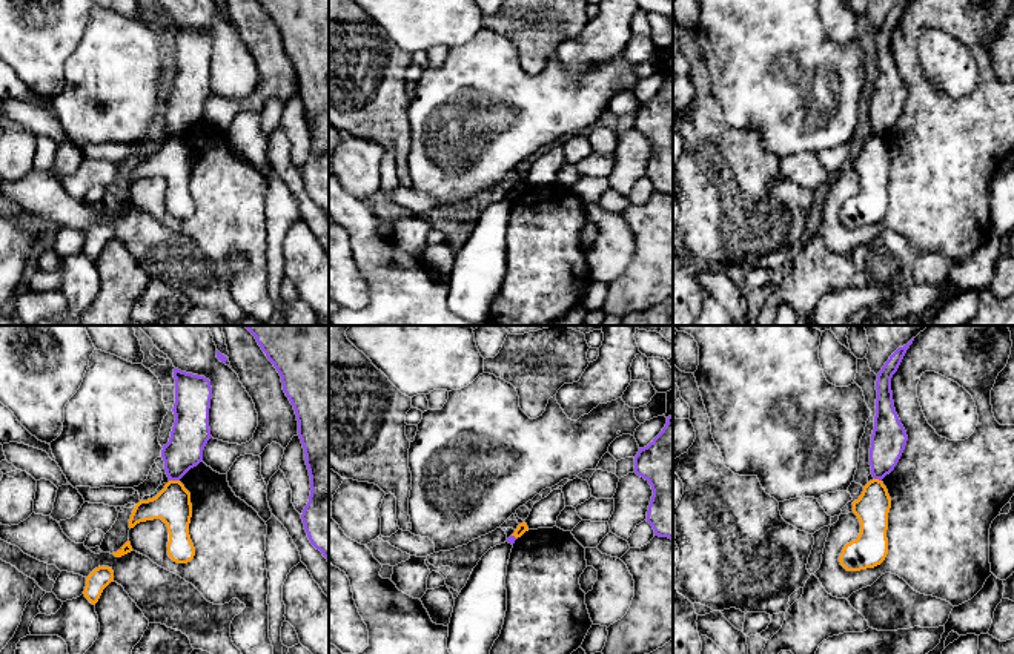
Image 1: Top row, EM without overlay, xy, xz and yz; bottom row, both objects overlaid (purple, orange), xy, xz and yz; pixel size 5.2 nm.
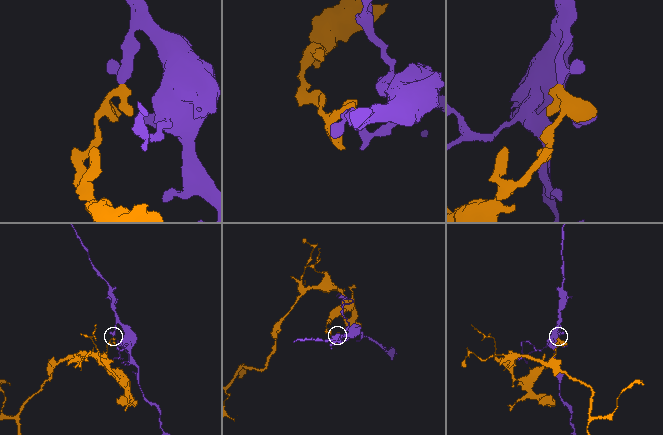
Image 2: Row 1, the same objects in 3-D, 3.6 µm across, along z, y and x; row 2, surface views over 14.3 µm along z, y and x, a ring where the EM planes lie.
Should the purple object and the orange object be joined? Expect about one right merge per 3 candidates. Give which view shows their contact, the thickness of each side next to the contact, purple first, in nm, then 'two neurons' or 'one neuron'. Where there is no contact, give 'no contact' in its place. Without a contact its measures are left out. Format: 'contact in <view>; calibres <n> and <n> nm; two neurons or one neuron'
contact in xy; calibres 200 and 190 nm; two neurons

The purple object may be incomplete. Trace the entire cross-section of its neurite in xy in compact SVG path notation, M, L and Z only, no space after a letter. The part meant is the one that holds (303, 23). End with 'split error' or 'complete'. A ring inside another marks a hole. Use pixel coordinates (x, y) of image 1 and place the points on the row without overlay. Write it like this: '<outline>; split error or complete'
M258 0L281 32L283 46L293 61L310 152L301 175L310 200L329 218L329 0Z; complete

